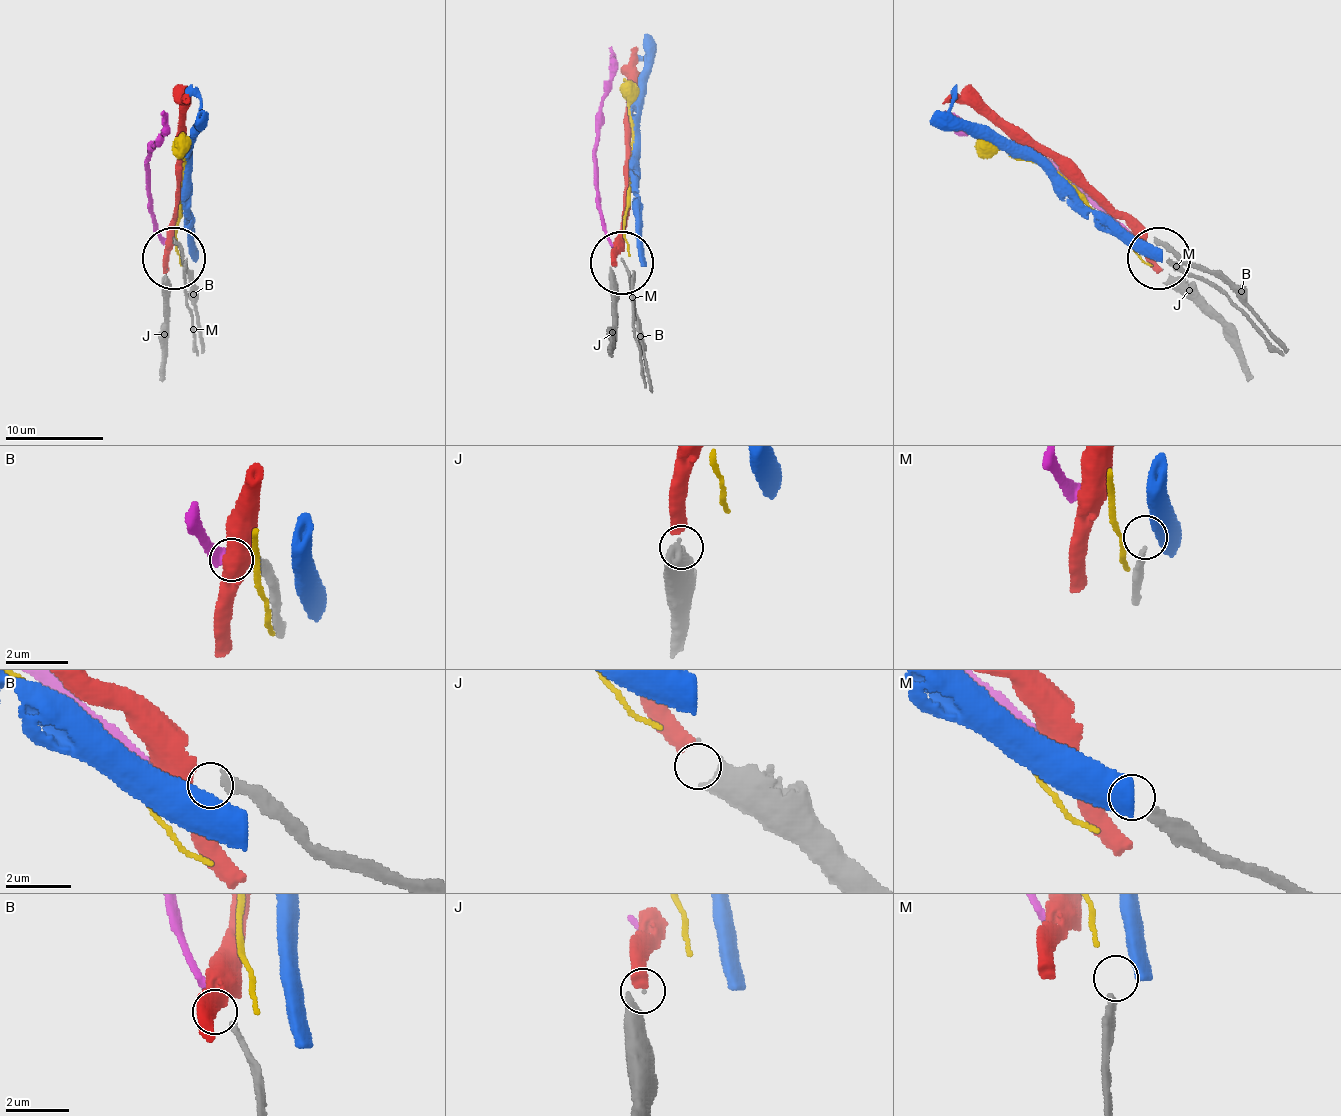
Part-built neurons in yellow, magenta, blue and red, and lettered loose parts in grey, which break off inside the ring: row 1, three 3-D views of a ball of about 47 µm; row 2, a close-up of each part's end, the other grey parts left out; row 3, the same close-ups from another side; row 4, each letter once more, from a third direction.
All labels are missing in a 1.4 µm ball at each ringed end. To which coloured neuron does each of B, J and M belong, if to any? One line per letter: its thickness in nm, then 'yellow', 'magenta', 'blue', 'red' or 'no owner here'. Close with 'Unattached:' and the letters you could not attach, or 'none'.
B: 260 nm thick; magenta
J: 500 nm thick; red
M: 260 nm thick; no owner here
Unattached: M

